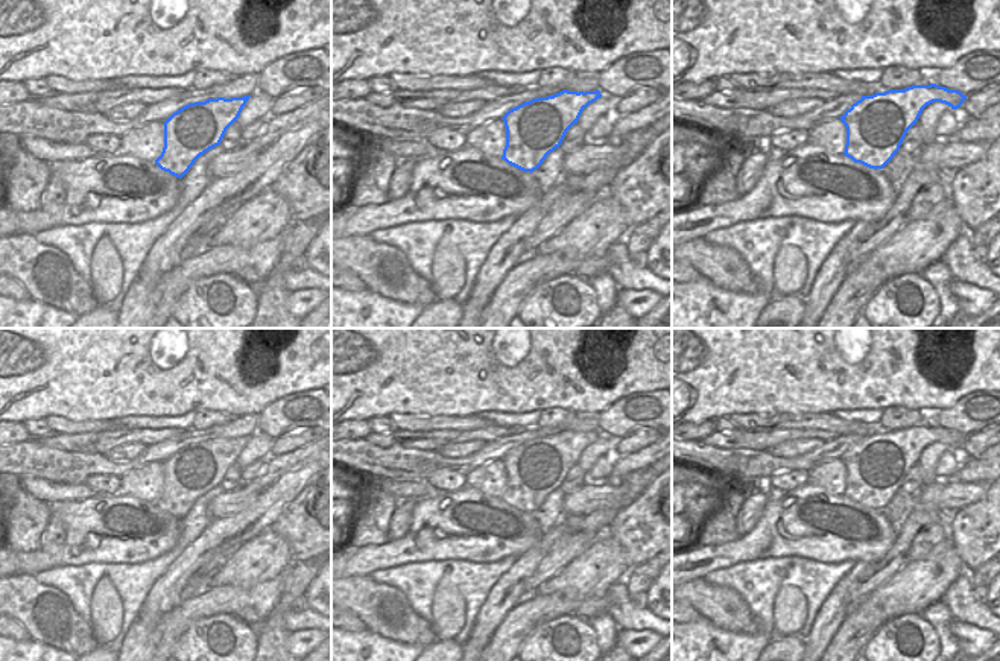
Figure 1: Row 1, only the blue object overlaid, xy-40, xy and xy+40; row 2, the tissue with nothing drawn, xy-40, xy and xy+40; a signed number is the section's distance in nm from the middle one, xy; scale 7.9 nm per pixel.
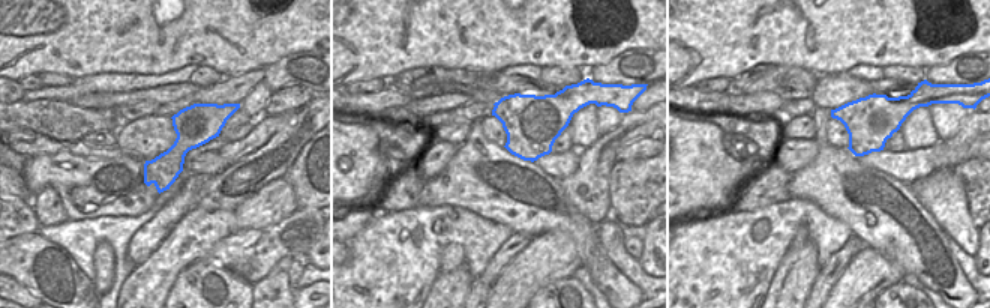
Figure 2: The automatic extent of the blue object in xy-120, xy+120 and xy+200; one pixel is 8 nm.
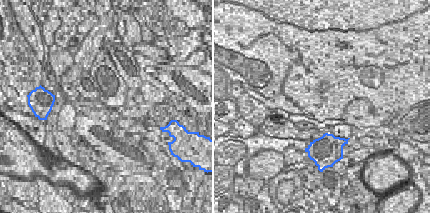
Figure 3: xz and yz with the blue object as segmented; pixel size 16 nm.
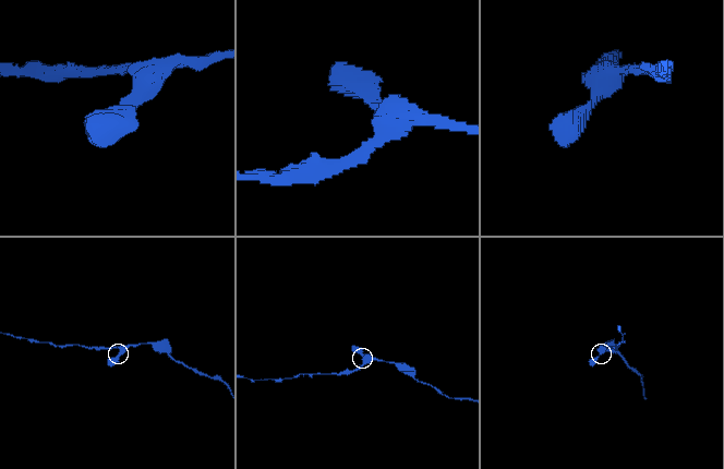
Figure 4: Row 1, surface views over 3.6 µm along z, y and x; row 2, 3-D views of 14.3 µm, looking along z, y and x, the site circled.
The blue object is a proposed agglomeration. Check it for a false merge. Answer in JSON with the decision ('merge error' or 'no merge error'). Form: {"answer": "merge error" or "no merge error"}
{"answer": "no merge error"}

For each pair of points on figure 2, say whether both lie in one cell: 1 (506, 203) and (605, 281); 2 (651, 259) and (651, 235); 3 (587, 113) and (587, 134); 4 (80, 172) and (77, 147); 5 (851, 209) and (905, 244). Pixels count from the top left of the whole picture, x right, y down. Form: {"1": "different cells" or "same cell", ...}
{"1": "same cell", "2": "same cell", "3": "same cell", "4": "different cells", "5": "same cell"}

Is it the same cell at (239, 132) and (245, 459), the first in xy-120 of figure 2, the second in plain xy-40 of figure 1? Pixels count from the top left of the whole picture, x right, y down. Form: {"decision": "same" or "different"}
{"decision": "different"}

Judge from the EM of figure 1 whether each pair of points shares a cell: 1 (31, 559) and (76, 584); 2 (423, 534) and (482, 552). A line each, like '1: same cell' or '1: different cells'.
1: different cells
2: same cell

